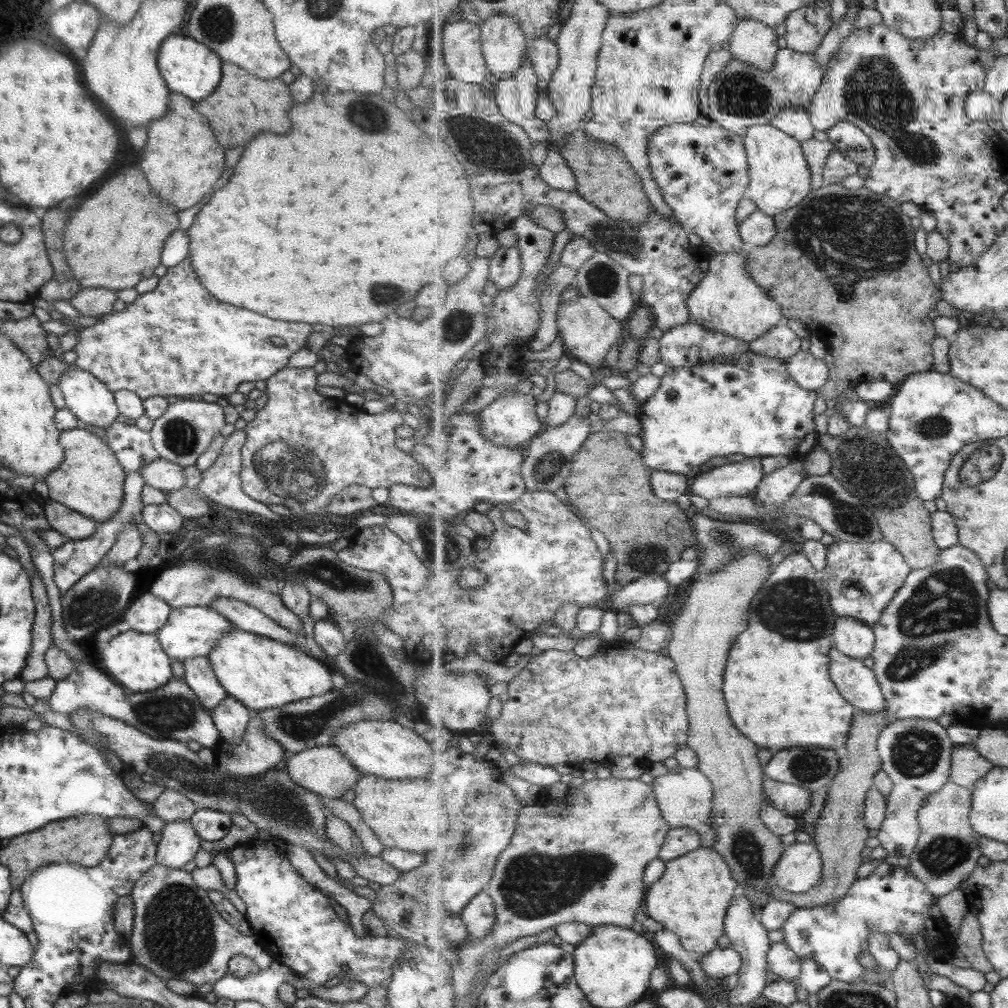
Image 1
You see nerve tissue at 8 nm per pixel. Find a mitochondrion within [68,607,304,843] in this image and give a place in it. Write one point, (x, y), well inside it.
(166, 713)

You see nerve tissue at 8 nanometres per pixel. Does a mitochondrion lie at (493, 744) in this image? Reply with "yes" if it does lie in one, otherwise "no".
no

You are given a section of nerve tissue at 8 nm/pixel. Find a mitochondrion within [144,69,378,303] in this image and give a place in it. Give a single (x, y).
(361, 118)

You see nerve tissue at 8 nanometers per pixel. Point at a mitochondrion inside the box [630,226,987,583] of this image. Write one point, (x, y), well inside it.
(868, 473)

